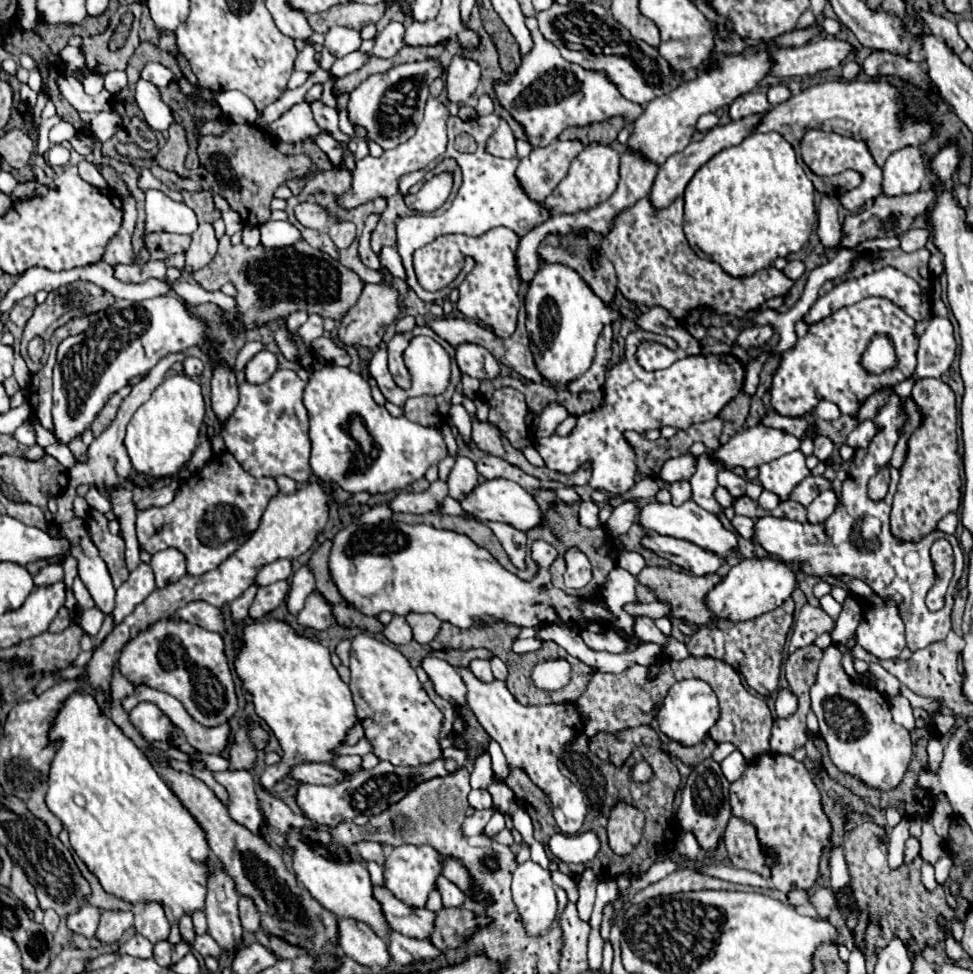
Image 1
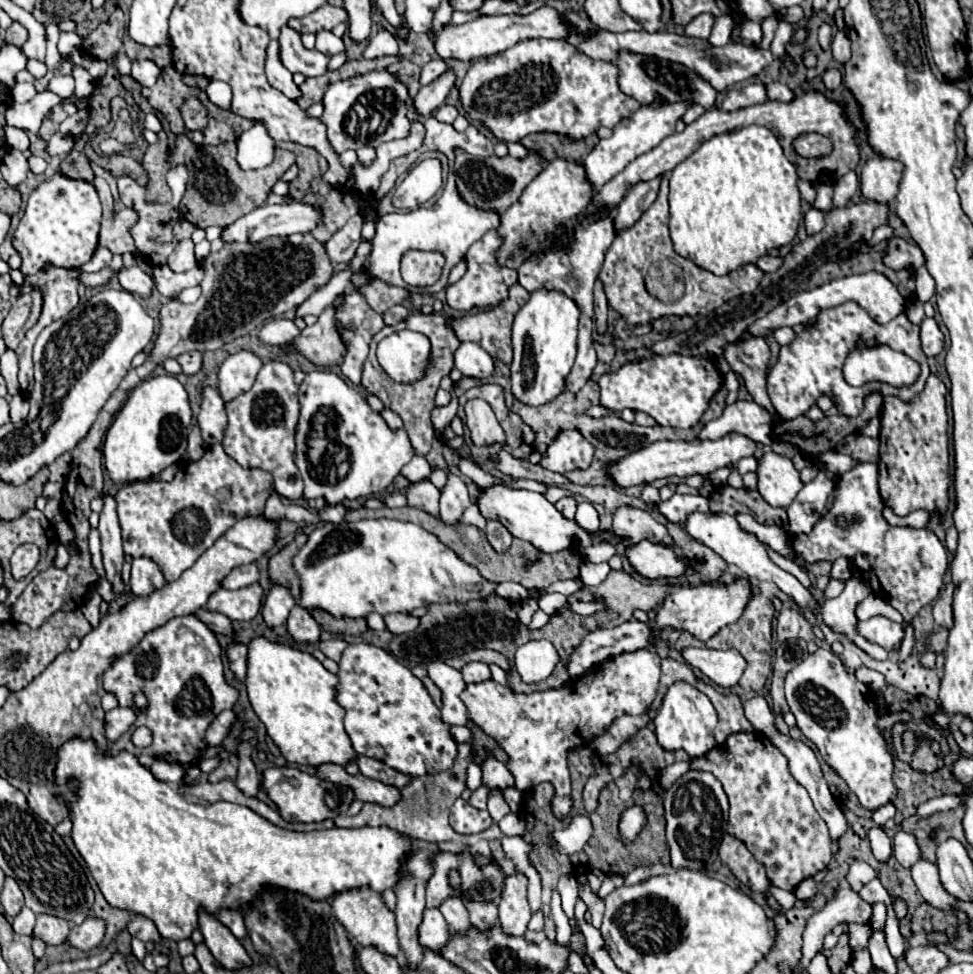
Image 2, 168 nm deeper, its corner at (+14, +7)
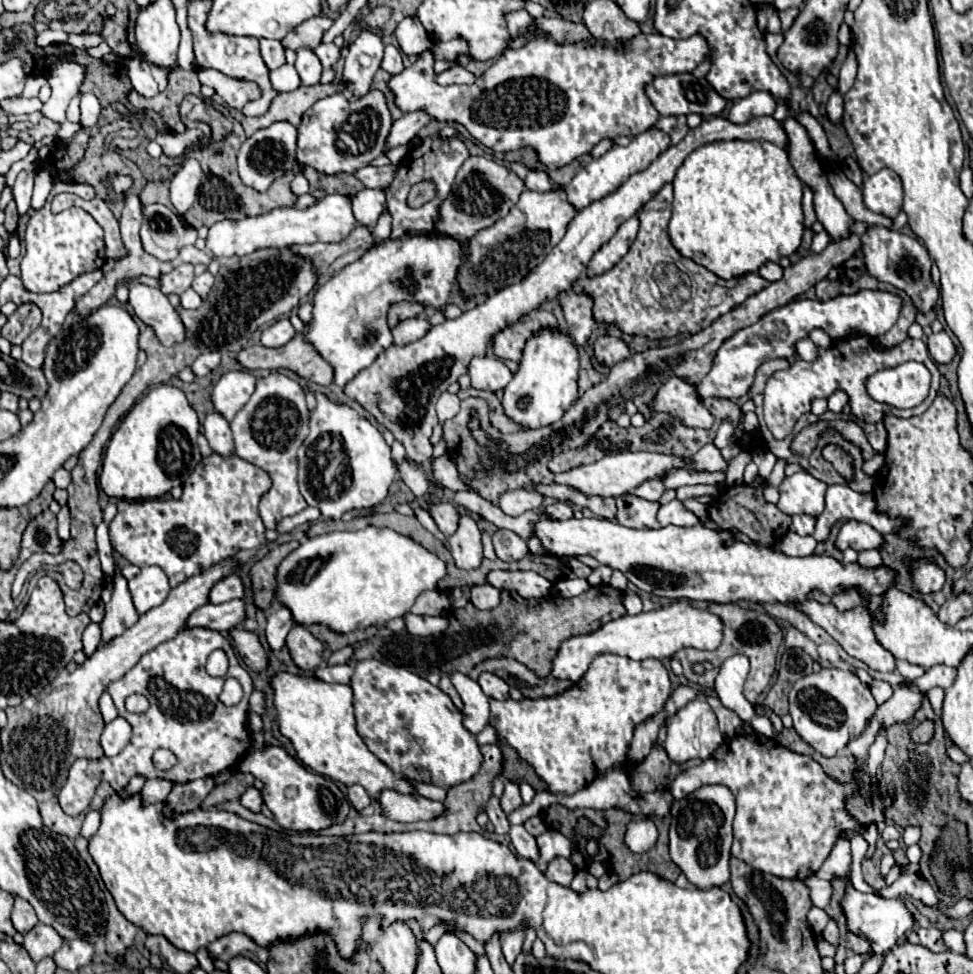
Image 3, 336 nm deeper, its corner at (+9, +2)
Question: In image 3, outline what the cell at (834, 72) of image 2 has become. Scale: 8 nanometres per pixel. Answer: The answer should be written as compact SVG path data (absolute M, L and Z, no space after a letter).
M834 92L826 104L826 112L828 112L828 118L832 124L838 124L842 120L842 110L844 110L844 102L842 102L842 96L838 92Z

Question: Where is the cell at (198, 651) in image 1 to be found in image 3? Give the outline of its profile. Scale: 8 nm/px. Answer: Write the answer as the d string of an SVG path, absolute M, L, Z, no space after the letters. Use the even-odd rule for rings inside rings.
M210 628L182 630L176 634L176 638L146 652L126 676L122 676L120 680L108 686L108 694L112 696L114 706L118 708L118 716L126 718L128 724L132 726L132 738L128 746L114 758L100 758L100 760L78 758L70 766L68 780L58 794L62 810L68 816L82 814L90 806L94 792L102 780L106 780L114 790L122 790L134 774L140 774L144 778L164 778L170 782L184 784L196 778L208 778L208 776L214 778L226 772L228 768L244 760L244 756L252 748L252 734L248 730L248 698L252 690L254 690L252 680L248 672L240 666L234 648L230 646L228 638L224 638L216 630ZM216 648L222 648L230 660L224 678L212 678L206 672L206 658ZM230 676L234 676L242 684L244 696L238 704L224 706L218 696L222 692L226 678ZM130 694L144 694L150 702L148 712L144 714L126 712L124 700ZM164 746L176 754L178 762L168 772L158 772L152 766L152 754L154 750Z

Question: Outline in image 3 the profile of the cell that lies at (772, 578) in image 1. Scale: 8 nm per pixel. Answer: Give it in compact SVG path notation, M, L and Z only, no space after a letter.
M672 602L666 608L658 608L652 612L640 612L636 616L622 616L618 620L612 620L594 634L582 634L568 638L558 648L558 654L552 662L552 676L560 680L572 680L578 682L592 660L598 654L618 654L628 656L632 660L646 660L646 658L670 658L682 648L698 648L698 650L716 650L722 640L722 622L718 616L714 616L708 610L694 608L688 602Z

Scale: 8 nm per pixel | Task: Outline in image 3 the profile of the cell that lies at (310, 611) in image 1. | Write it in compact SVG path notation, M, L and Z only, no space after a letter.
M294 626L290 632L288 632L288 638L286 638L286 646L290 650L290 656L294 660L294 664L300 668L300 670L308 670L308 672L314 672L318 668L318 664L322 662L322 642L318 642L304 626Z

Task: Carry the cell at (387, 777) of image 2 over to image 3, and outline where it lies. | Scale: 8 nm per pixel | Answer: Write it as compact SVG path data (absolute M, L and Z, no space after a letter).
M414 782L414 786L416 786L416 792L424 798L430 798L430 800L444 800L446 798L446 790L440 786L424 784L424 782Z

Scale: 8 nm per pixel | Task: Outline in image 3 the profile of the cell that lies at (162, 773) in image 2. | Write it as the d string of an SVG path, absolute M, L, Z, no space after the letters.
M146 780L142 792L140 792L140 800L142 800L142 806L148 806L148 804L158 804L162 802L170 790L172 790L172 782L166 782L166 780Z

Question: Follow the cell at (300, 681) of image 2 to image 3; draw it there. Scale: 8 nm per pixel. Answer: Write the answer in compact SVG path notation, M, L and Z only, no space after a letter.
M288 672L276 674L272 680L274 704L278 710L280 732L290 738L302 764L316 774L328 776L334 782L346 786L360 784L366 788L372 800L378 800L384 790L396 790L400 794L416 794L414 784L408 778L394 774L382 760L378 760L356 730L352 688L344 684L326 684L314 676L294 676Z

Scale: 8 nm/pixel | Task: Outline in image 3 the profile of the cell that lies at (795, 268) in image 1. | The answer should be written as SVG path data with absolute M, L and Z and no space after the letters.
M766 262L766 264L758 270L758 274L760 274L762 278L766 278L768 282L776 282L776 280L782 278L782 268L780 268L776 262Z

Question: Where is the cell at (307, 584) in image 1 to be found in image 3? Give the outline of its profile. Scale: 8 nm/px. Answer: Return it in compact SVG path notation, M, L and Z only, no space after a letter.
M278 606L276 612L268 618L268 624L266 624L266 640L268 640L268 646L270 646L272 652L278 652L284 646L286 634L290 632L292 624L294 622L292 622L290 610L284 608L284 606Z

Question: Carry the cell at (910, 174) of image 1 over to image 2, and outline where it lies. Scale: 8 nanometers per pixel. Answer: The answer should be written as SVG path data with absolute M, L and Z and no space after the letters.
M871 157L861 171L861 191L871 201L891 203L897 197L897 189L903 175L901 161L893 161L887 157Z

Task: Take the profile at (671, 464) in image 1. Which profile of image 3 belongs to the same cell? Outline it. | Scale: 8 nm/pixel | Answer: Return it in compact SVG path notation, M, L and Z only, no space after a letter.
M624 450L620 454L612 454L612 456L606 456L598 462L592 462L592 464L586 464L586 466L576 466L574 470L568 470L565 473L556 474L554 482L556 484L564 484L564 486L570 486L582 494L596 494L596 496L624 496L628 492L632 492L638 484L642 484L644 480L650 480L650 478L658 478L660 474L664 472L670 472L670 470L676 470L676 468L686 468L686 460L682 458L676 458L676 456L670 456L670 454L656 454L656 452L630 452L630 450Z

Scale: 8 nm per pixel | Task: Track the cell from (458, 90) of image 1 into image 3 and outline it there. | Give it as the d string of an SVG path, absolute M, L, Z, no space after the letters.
M412 112L412 114L404 114L400 120L396 120L390 128L390 134L386 138L386 150L398 148L408 144L422 126L426 126L432 118L426 112Z

